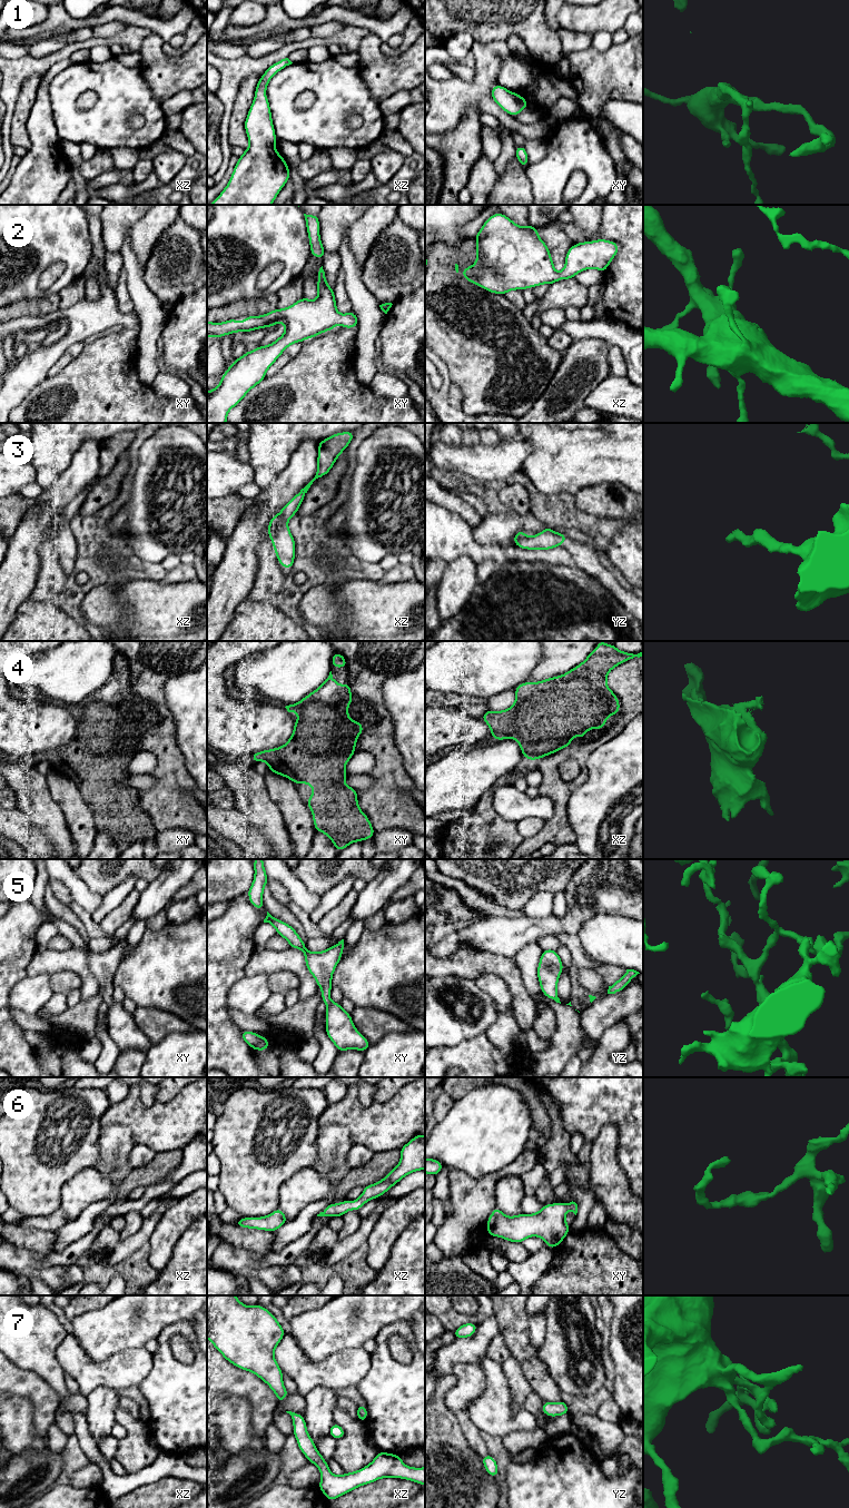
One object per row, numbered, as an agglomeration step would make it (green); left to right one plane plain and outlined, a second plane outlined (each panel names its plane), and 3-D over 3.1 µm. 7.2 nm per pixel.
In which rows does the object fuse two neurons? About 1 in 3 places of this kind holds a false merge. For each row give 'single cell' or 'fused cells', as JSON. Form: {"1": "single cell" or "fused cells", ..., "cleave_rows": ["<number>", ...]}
{"1": "single cell", "2": "single cell", "3": "fused cells", "4": "single cell", "5": "single cell", "6": "single cell", "7": "single cell", "cleave_rows": ["3"]}

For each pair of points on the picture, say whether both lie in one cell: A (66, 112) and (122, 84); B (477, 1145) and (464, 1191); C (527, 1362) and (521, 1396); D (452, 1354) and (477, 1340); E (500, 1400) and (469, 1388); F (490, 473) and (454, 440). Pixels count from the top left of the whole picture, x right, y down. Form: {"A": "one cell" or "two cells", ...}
{"A": "one cell", "B": "two cells", "C": "two cells", "D": "one cell", "E": "two cells", "F": "two cells"}

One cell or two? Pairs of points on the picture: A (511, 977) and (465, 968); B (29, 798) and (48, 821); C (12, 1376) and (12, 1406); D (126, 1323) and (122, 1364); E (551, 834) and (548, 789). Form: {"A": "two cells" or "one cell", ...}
{"A": "one cell", "B": "one cell", "C": "two cells", "D": "two cells", "E": "one cell"}

